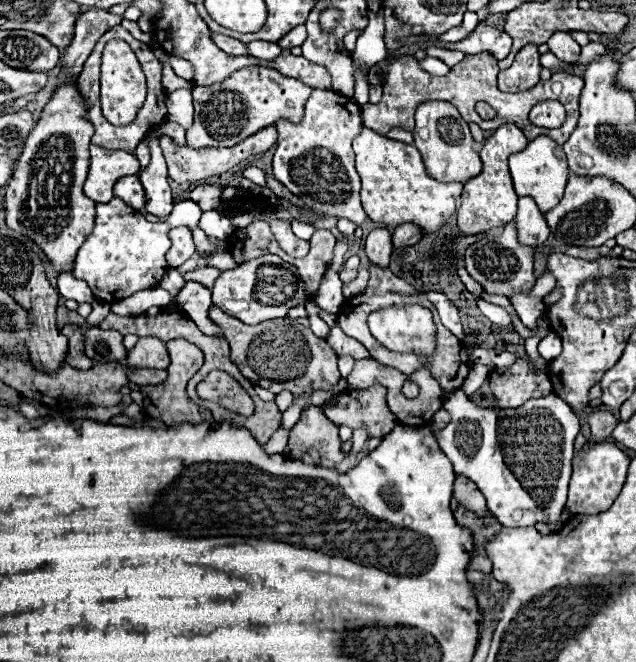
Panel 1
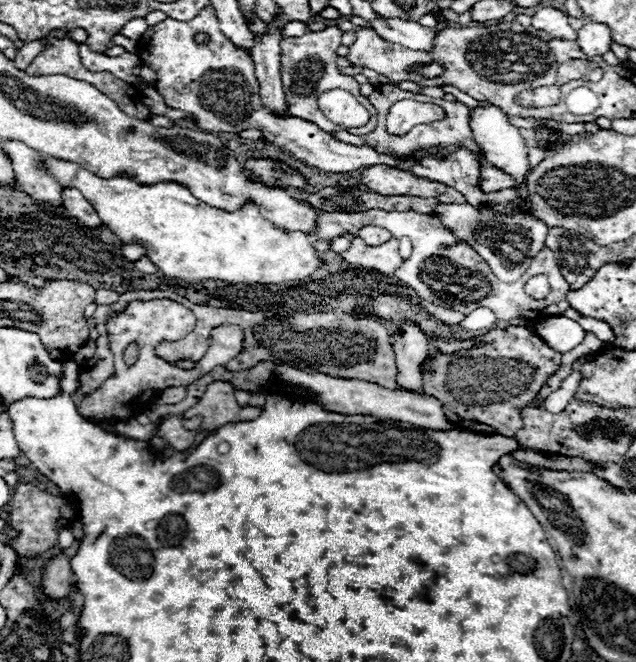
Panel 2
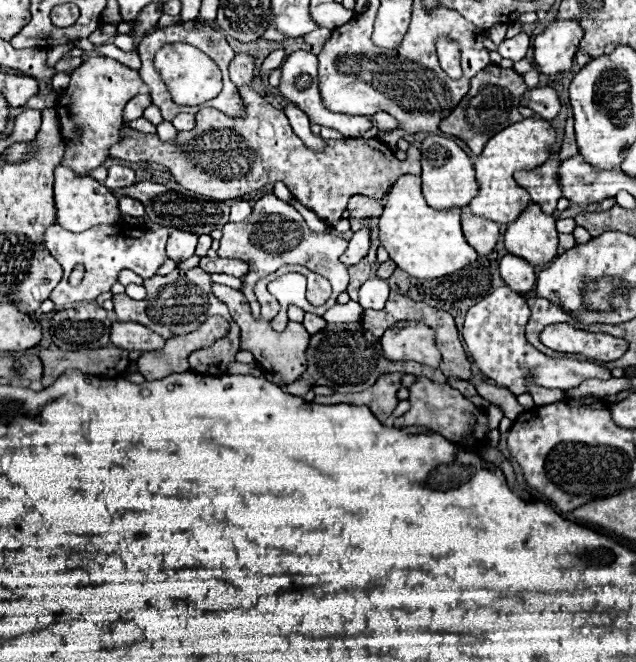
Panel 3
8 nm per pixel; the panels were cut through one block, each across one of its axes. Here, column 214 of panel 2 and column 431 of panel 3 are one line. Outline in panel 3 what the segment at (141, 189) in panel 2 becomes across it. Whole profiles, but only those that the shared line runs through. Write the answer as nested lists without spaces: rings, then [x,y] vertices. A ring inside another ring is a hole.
[[[404,174],[388,192],[384,214],[380,216],[380,244],[388,250],[396,266],[410,276],[432,280],[452,274],[472,264],[478,254],[466,242],[460,228],[460,208],[434,210],[420,192],[420,176]]]

